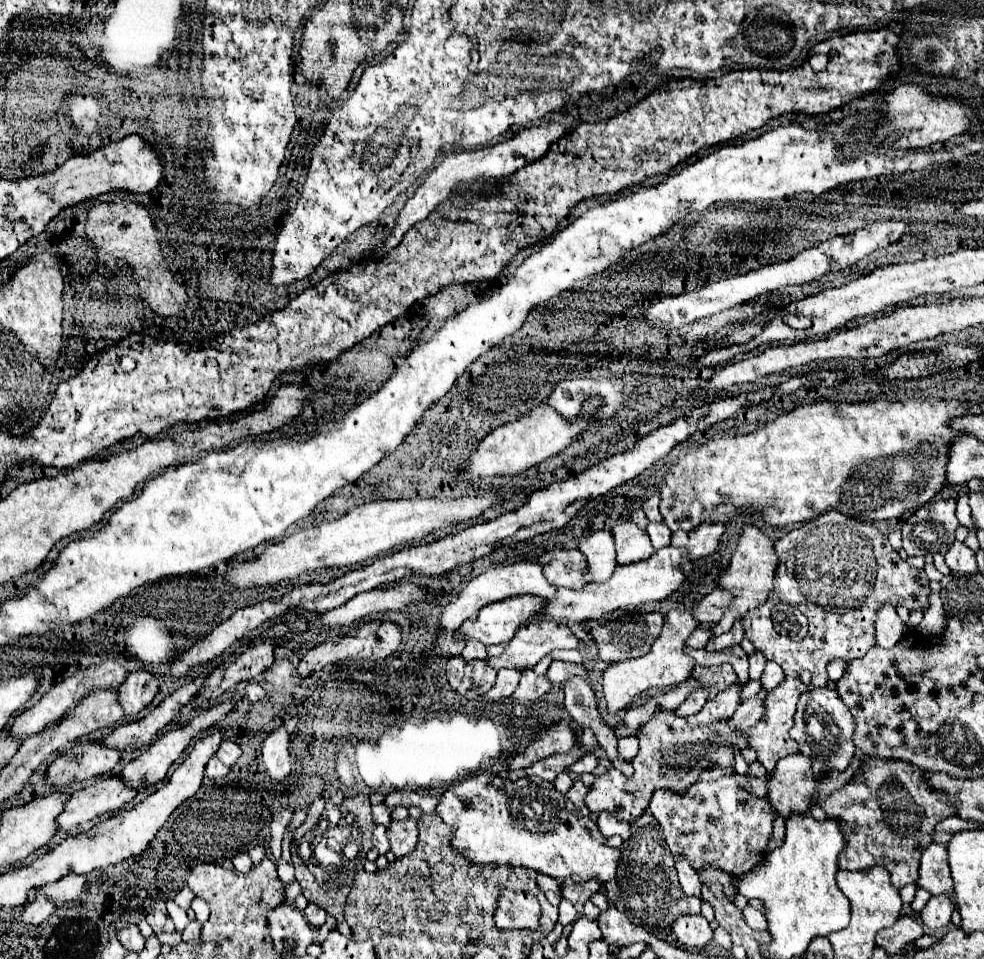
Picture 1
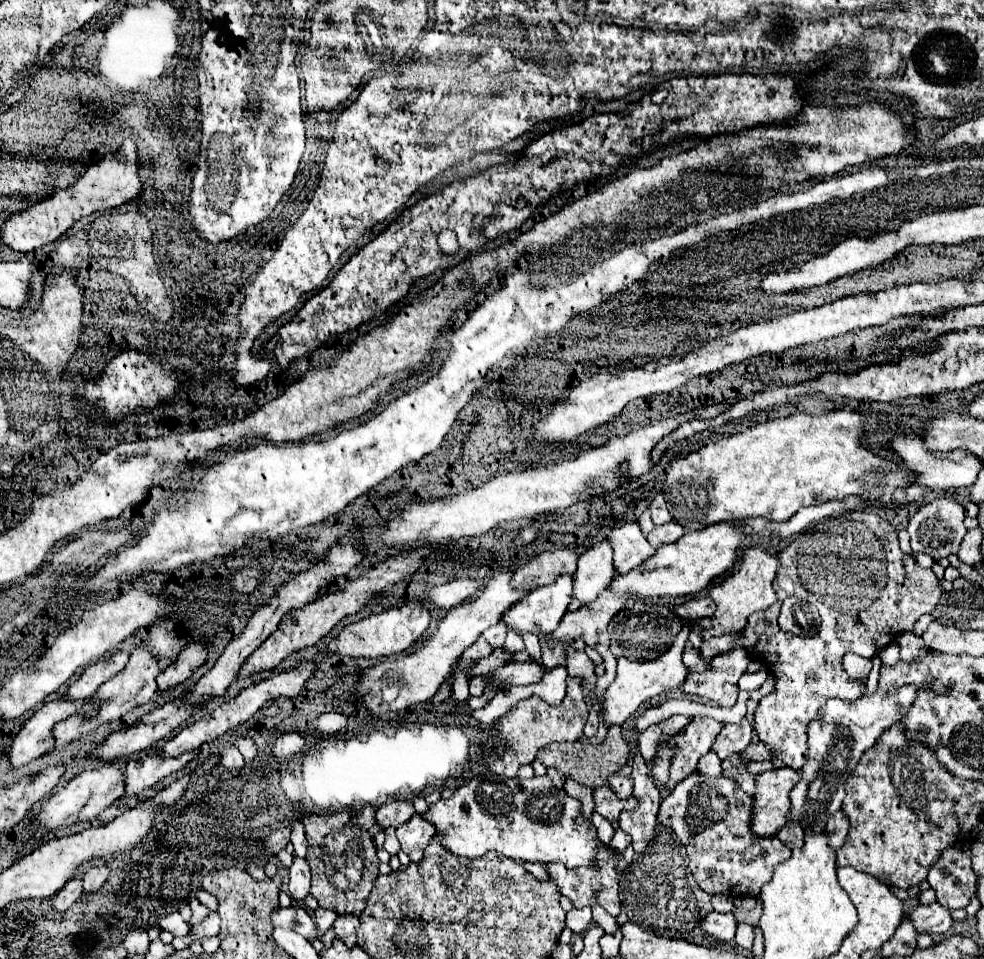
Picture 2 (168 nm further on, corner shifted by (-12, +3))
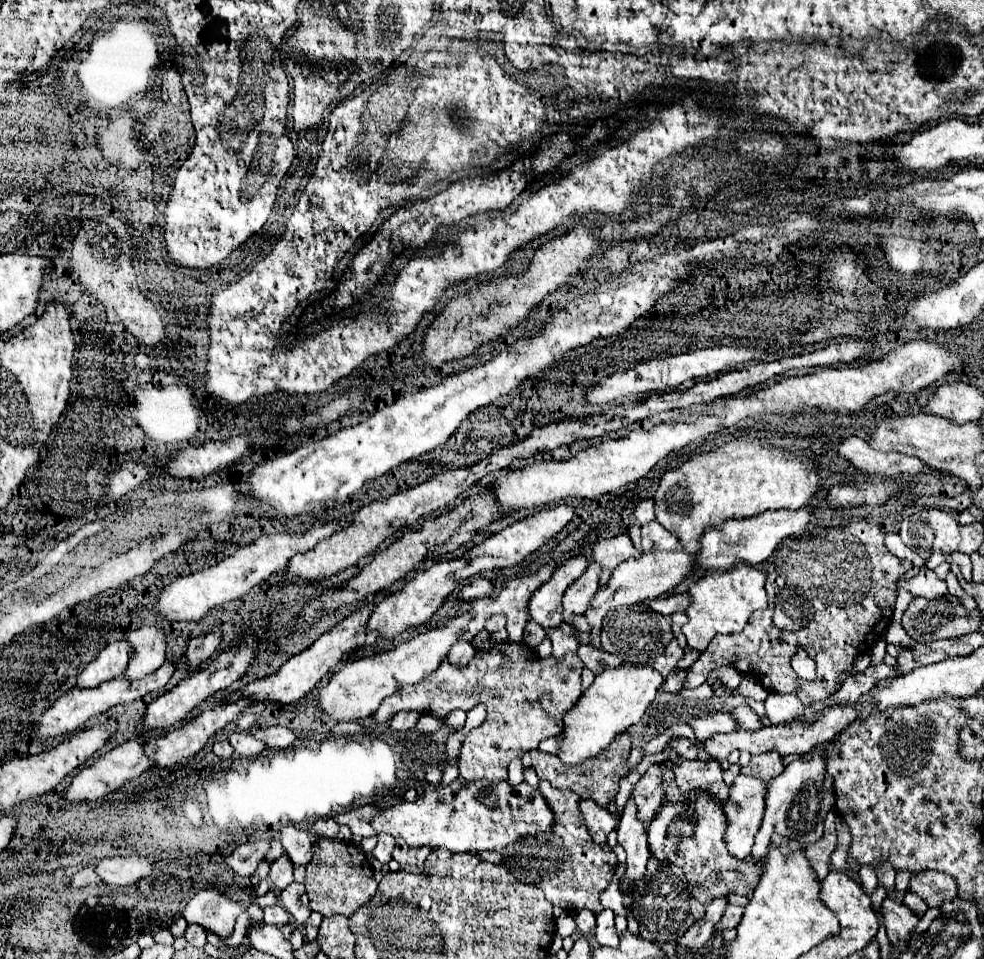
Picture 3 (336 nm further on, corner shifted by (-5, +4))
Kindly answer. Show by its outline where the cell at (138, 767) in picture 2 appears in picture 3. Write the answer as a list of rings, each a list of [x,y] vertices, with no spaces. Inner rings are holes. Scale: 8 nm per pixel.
[[[239,699],[237,703],[233,705],[211,705],[207,711],[203,711],[199,717],[195,717],[193,721],[189,721],[187,725],[183,725],[181,729],[175,729],[171,733],[165,733],[165,735],[159,735],[159,737],[153,737],[151,741],[145,743],[143,751],[149,759],[155,761],[155,767],[173,767],[175,763],[195,755],[197,751],[201,751],[207,743],[207,739],[217,733],[219,729],[223,729],[231,719],[235,719],[251,701],[249,699]]]

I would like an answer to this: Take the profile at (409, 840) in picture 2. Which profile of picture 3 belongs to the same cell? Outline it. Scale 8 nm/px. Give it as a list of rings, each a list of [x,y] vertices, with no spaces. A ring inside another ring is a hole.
[[[401,837],[395,839],[397,845],[393,849],[393,859],[401,865],[401,869],[405,867],[419,867],[421,863],[425,863],[427,855],[433,851],[431,847],[422,846],[422,847],[409,847]]]

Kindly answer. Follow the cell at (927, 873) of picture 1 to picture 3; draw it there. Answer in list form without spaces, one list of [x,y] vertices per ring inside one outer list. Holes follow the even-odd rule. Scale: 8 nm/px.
[[[921,871],[911,877],[911,891],[917,893],[927,903],[927,907],[941,907],[945,901],[957,897],[957,883],[951,875],[945,875],[941,871]]]

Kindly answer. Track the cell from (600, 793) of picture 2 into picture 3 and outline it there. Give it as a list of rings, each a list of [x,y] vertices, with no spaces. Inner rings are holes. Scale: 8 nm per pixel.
[[[581,799],[579,809],[581,809],[581,815],[585,819],[585,825],[587,825],[593,841],[599,845],[605,845],[607,835],[617,827],[619,817],[609,813],[605,807],[597,805],[593,799]]]

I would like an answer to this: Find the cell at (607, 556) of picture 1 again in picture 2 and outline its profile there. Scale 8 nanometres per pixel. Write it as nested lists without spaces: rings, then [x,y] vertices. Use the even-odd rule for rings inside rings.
[[[608,540],[592,546],[578,558],[578,570],[574,576],[574,598],[588,604],[598,598],[598,594],[612,582],[612,546]]]

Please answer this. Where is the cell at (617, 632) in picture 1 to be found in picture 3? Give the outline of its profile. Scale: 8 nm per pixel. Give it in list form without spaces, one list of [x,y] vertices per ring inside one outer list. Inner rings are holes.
[[[645,605],[619,607],[609,611],[609,615],[605,615],[605,623],[601,629],[603,649],[607,653],[621,657],[625,663],[631,663],[631,665],[645,665],[649,659],[659,657],[671,639],[673,639],[671,617],[655,613]]]

